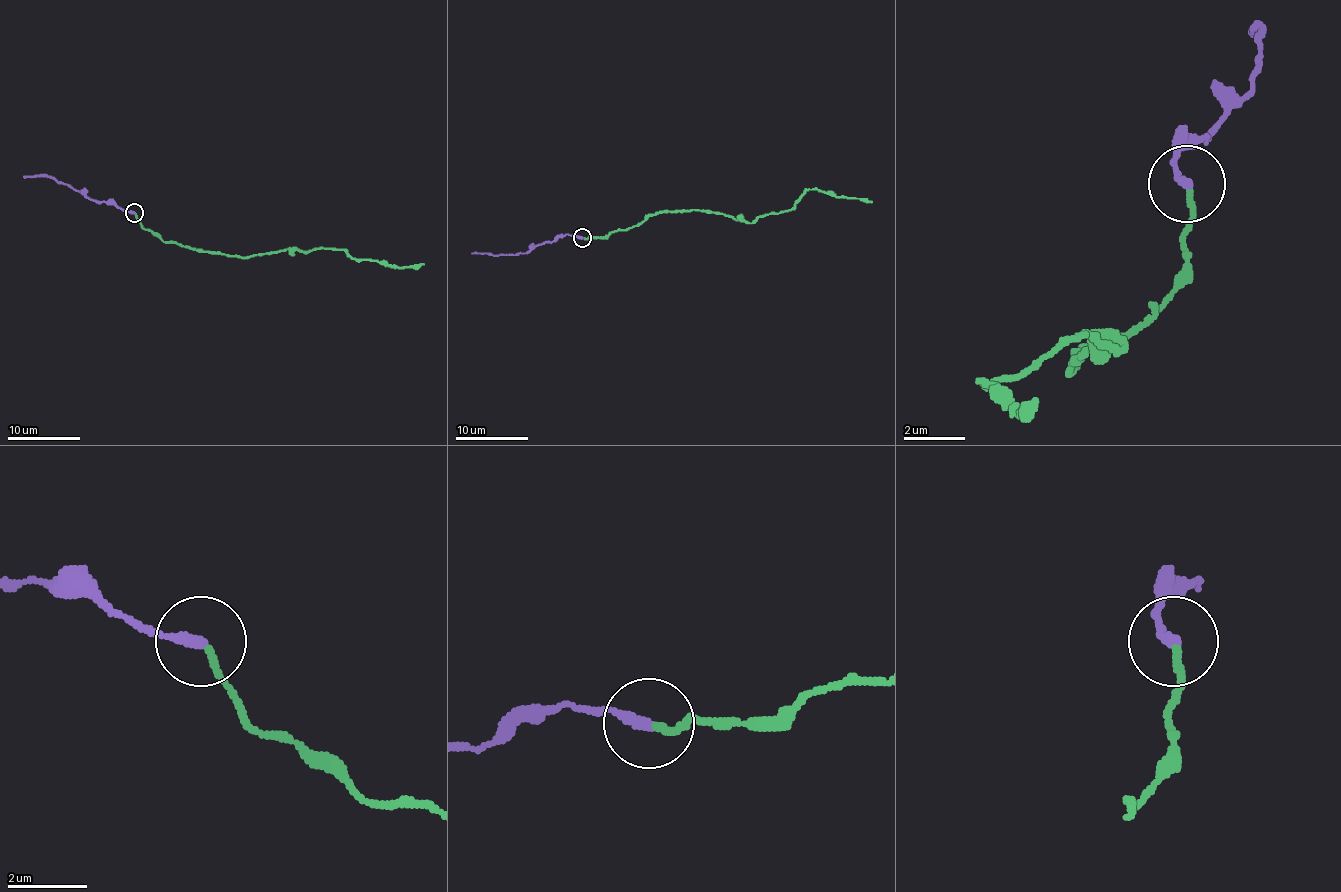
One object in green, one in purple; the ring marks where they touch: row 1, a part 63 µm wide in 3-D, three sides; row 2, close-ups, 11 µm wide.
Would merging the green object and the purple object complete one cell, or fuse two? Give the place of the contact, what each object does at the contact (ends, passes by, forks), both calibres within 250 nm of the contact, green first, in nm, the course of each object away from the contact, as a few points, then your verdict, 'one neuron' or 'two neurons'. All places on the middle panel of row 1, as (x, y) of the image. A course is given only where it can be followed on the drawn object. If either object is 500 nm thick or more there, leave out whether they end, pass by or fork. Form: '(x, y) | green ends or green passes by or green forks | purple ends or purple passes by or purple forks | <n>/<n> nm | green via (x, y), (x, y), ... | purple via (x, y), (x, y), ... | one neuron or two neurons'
(582, 237) | green ends | purple ends | 180/280 nm | green via (583, 238), (625, 231), (669, 211), (711, 211), (753, 223), (789, 211), (809, 189), (871, 201) | purple via (581, 238), (563, 234), (552, 242), (538, 243), (527, 252), (472, 252) | two neurons

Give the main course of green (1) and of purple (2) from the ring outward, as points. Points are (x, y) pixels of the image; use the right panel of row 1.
1: (1189, 185), (1181, 285), (1073, 362), (1127, 347), (1089, 331), (981, 377), (1020, 416), (1035, 400)
2: (1189, 185), (1173, 154), (1204, 139), (1250, 93), (1258, 39), (1250, 39)

